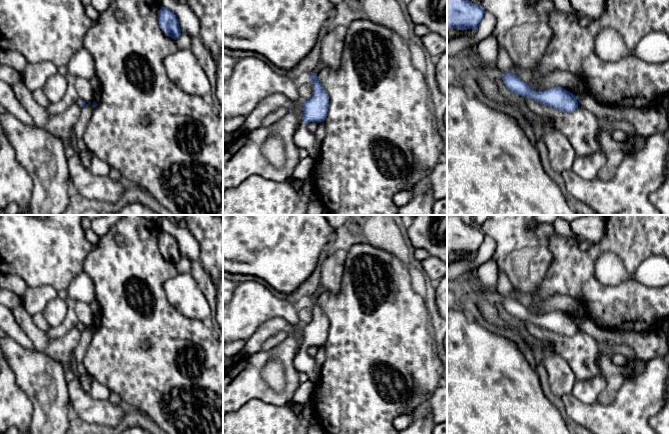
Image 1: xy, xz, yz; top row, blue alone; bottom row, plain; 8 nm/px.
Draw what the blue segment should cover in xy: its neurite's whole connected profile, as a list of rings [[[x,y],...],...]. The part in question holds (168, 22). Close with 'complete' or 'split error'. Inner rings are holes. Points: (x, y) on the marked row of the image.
[[[161,6],[158,12],[159,27],[162,32],[176,40],[181,35],[181,29],[176,15],[168,8]]] | complete

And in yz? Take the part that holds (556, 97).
[[[502,73],[504,85],[515,94],[531,98],[545,106],[562,112],[572,112],[578,107],[577,96],[561,87],[555,86],[543,91],[533,91],[517,75]]] | complete

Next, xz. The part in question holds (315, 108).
[[[314,73],[310,76],[312,83],[312,96],[303,102],[303,118],[305,124],[310,122],[321,123],[327,116],[329,96]]] | complete

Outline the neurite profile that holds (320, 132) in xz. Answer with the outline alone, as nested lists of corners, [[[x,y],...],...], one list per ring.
[[[323,122],[319,123],[318,124],[318,128],[317,130],[314,132],[317,140],[318,140],[318,150],[316,151],[316,157],[314,158],[314,160],[316,160],[319,156],[319,149],[320,149],[320,145],[325,137],[325,128],[324,128],[324,125],[323,125]]]

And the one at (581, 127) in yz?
[[[522,97],[521,103],[536,118],[551,118],[556,129],[570,141],[576,157],[594,154],[602,149],[598,140],[601,130],[605,130],[609,135],[612,135],[615,130],[621,130],[627,136],[636,134],[632,123],[625,120],[599,118],[580,105],[572,112],[562,112],[527,97]]]

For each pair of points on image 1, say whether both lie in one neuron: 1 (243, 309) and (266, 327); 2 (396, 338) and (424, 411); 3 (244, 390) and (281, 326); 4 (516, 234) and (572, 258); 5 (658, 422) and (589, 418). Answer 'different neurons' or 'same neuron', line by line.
1: different neurons
2: different neurons
3: different neurons
4: different neurons
5: different neurons

